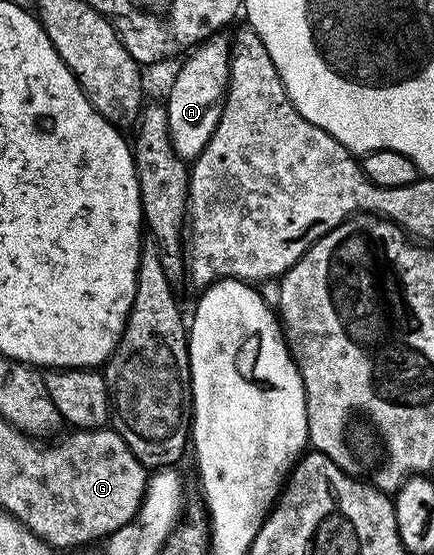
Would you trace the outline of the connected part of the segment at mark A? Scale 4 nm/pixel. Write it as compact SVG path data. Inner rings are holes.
M216 34L194 46L183 58L183 66L176 71L175 78L171 81L171 90L167 93L165 104L173 151L177 151L182 161L190 163L197 160L201 151L205 151L221 119L223 98L227 95L229 83L231 42L226 36Z

